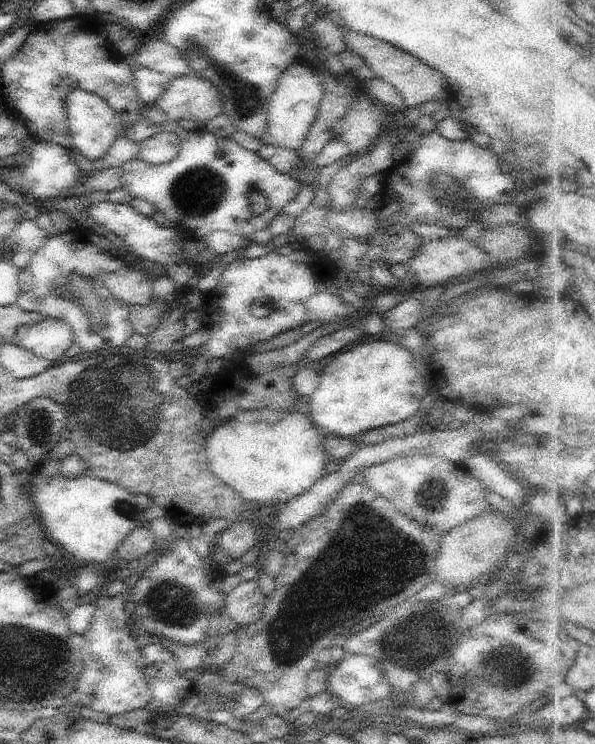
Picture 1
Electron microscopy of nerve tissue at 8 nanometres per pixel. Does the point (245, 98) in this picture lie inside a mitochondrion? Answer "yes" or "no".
yes

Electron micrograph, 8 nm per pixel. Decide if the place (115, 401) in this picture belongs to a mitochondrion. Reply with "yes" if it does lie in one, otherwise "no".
yes

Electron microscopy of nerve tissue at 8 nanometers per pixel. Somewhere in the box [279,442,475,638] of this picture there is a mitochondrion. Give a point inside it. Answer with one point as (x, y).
(430, 494)

